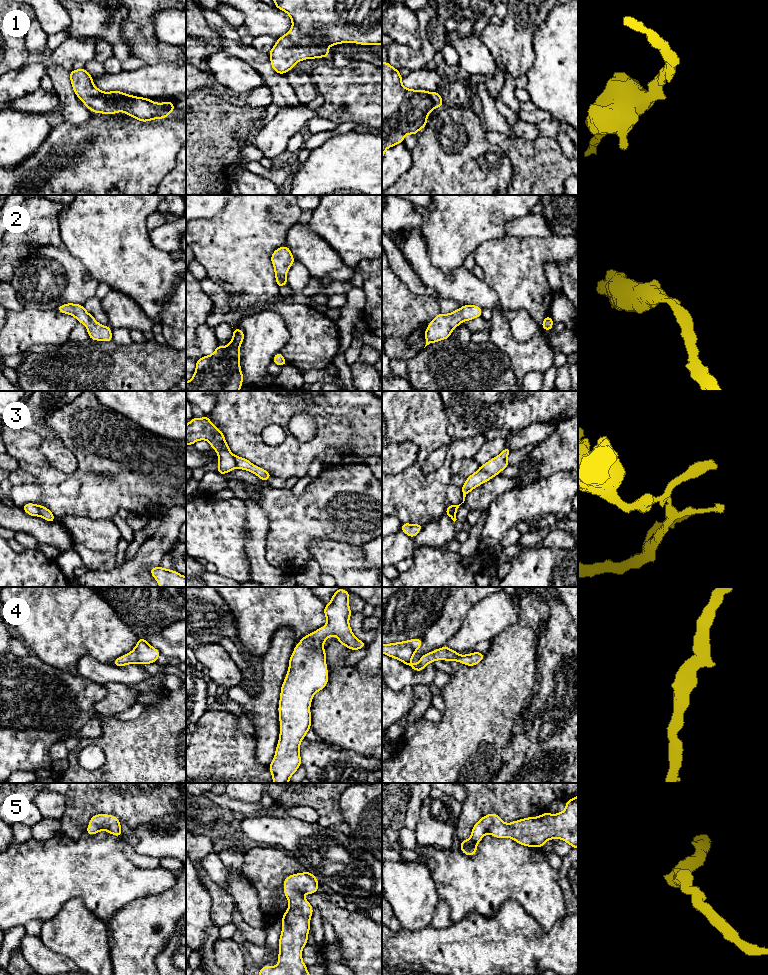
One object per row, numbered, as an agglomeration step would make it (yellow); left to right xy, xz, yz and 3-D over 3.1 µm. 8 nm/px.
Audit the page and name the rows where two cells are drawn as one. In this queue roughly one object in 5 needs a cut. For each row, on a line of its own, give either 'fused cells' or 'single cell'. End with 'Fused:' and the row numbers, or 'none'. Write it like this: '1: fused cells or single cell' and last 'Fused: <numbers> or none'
1: single cell
2: single cell
3: fused cells
4: single cell
5: single cell
Fused: 3

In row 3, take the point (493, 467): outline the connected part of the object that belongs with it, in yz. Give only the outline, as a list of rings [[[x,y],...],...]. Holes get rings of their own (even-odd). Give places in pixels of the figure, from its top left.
[[[506,447],[499,455],[489,460],[487,463],[481,465],[475,473],[466,479],[464,485],[461,487],[463,493],[462,503],[464,503],[465,497],[470,491],[489,481],[494,476],[497,476],[502,470],[509,466],[507,457],[511,451],[512,450],[510,448]],[[461,504],[453,505],[451,511],[457,511]]]

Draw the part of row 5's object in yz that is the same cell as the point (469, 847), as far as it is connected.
[[[578,796],[566,801],[565,810],[555,815],[546,812],[538,817],[528,817],[508,824],[494,812],[485,815],[474,824],[470,838],[461,841],[461,851],[468,856],[476,854],[477,844],[487,833],[496,838],[509,837],[520,845],[528,847],[542,848],[547,840],[558,838],[570,844],[572,848],[578,848]]]

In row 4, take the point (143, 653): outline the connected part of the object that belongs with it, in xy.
[[[139,638],[134,649],[125,655],[115,659],[113,664],[122,667],[127,664],[150,664],[157,662],[160,652],[148,644],[144,638]]]

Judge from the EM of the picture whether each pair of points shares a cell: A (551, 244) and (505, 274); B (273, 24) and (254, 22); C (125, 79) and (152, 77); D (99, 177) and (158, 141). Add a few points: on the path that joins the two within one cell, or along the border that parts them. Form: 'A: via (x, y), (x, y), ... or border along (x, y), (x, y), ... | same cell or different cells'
A: via (540, 250), (528, 255), (516, 265) | same cell
B: via (268, 22), (259, 22) | same cell
C: via (132, 79), (145, 79) | same cell
D: via (114, 163), (130, 158), (136, 153), (143, 152) | same cell

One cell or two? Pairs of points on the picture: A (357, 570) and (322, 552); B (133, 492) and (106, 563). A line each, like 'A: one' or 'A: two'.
A: one
B: two

